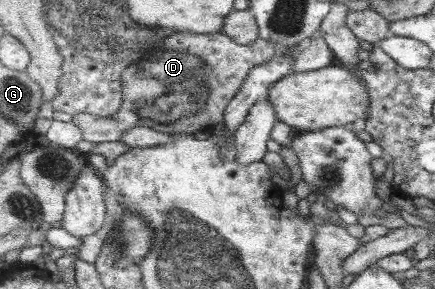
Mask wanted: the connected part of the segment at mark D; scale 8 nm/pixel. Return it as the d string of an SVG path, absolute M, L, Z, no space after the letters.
M225 33L215 34L171 34L165 38L159 50L151 52L145 60L129 66L123 74L125 95L123 106L117 114L103 118L93 114L81 113L73 118L75 126L84 132L84 140L94 144L102 142L117 142L122 136L135 127L149 127L162 133L180 134L187 132L198 136L209 135L217 124L225 124L225 112L233 98L240 93L241 88L257 66L261 66L277 56L277 46L259 38L255 43L242 45L235 43Z

